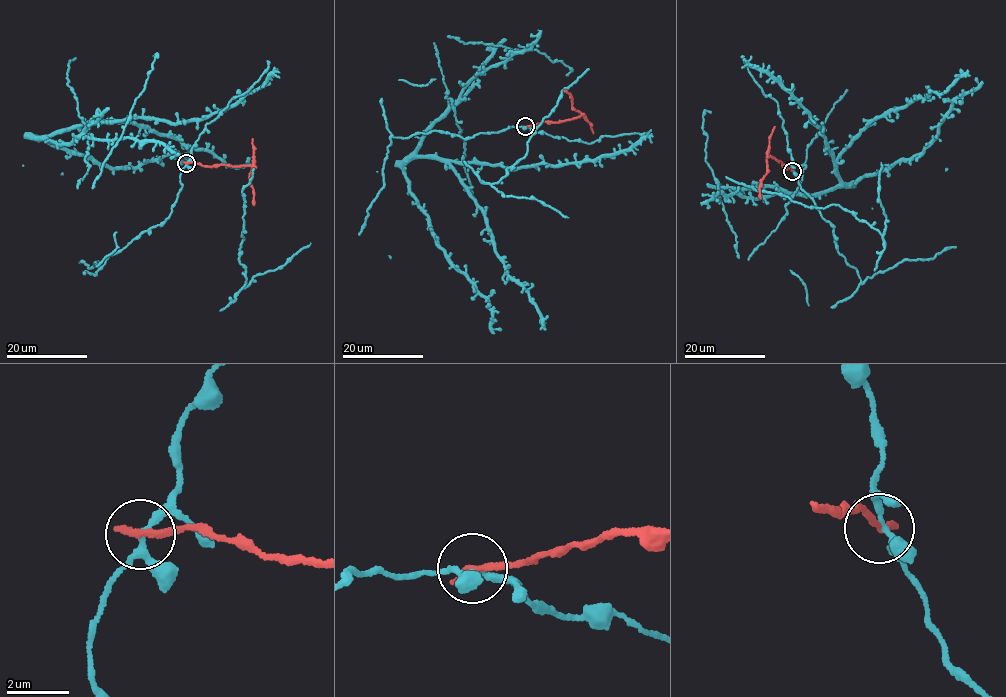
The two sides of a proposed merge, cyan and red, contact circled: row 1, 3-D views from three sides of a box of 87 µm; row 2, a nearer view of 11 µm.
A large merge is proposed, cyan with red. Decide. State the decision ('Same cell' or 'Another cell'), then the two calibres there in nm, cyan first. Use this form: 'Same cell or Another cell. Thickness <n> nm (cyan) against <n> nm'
Another cell. Thickness 180 nm (cyan) against 240 nm

